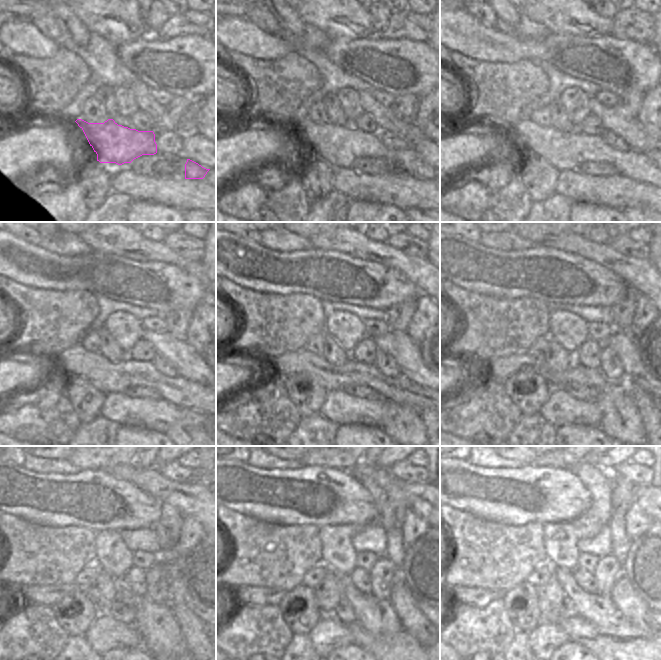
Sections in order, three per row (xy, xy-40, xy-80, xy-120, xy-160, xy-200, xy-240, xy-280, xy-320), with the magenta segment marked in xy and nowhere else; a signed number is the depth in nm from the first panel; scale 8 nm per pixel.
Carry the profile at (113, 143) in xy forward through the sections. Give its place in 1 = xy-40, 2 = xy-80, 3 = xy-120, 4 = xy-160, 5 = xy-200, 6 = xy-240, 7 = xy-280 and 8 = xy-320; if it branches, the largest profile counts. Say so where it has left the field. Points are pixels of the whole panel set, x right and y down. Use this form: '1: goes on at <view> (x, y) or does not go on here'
1: goes on at xy-40 (338, 146)
2: goes on at xy-80 (564, 151)
3: goes on at xy-120 (109, 377)
4: goes on at xy-160 (400, 390)
5: goes on at xy-200 (500, 369)
6: goes on at xy-240 (49, 595)
7: goes on at xy-280 (256, 596)
8: goes on at xy-320 (475, 596)

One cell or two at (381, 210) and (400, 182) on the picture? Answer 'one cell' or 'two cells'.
two cells

